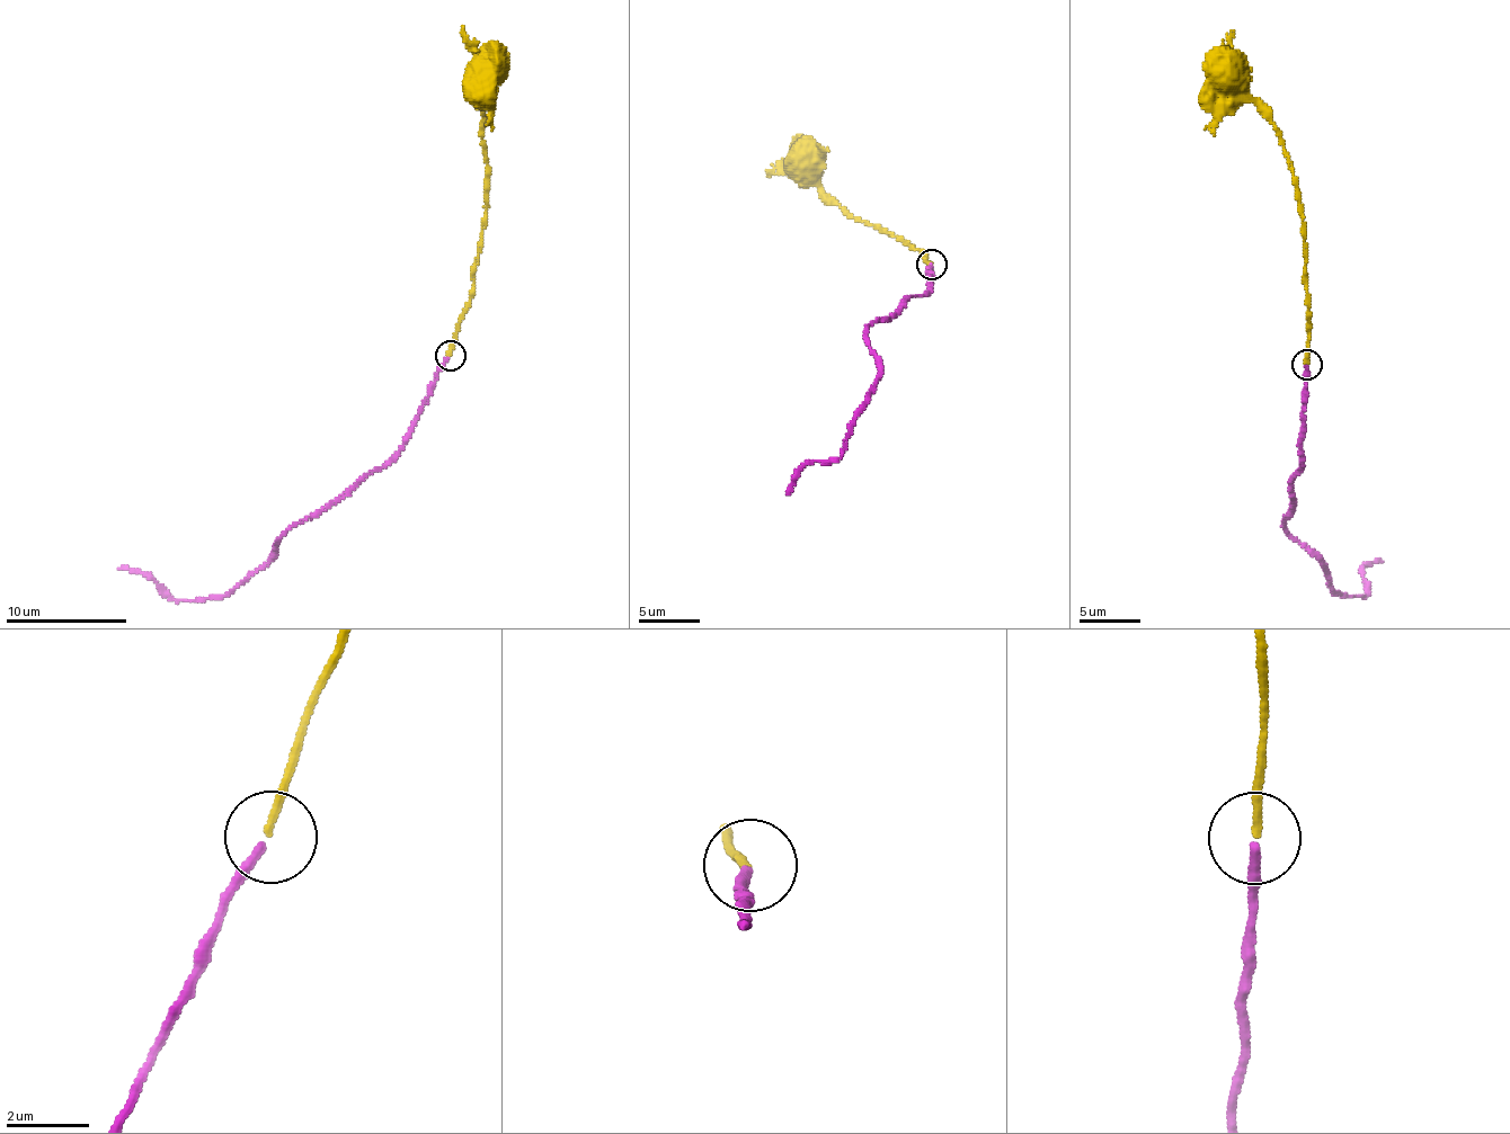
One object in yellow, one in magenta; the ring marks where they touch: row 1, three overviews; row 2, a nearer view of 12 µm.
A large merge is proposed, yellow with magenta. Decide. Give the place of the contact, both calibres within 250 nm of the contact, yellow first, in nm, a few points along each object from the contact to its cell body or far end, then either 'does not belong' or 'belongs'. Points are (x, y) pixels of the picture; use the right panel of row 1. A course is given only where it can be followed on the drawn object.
place (1306, 364); calibres 180 and 220 nm; course yellow (1306, 363), (1307, 298), (1297, 178), (1271, 114), (1234, 80), (1223, 83); course magenta (1305, 366), (1302, 465), (1288, 482), (1293, 501), (1282, 520), (1334, 592), (1366, 595), (1365, 566), (1380, 561); belongs

